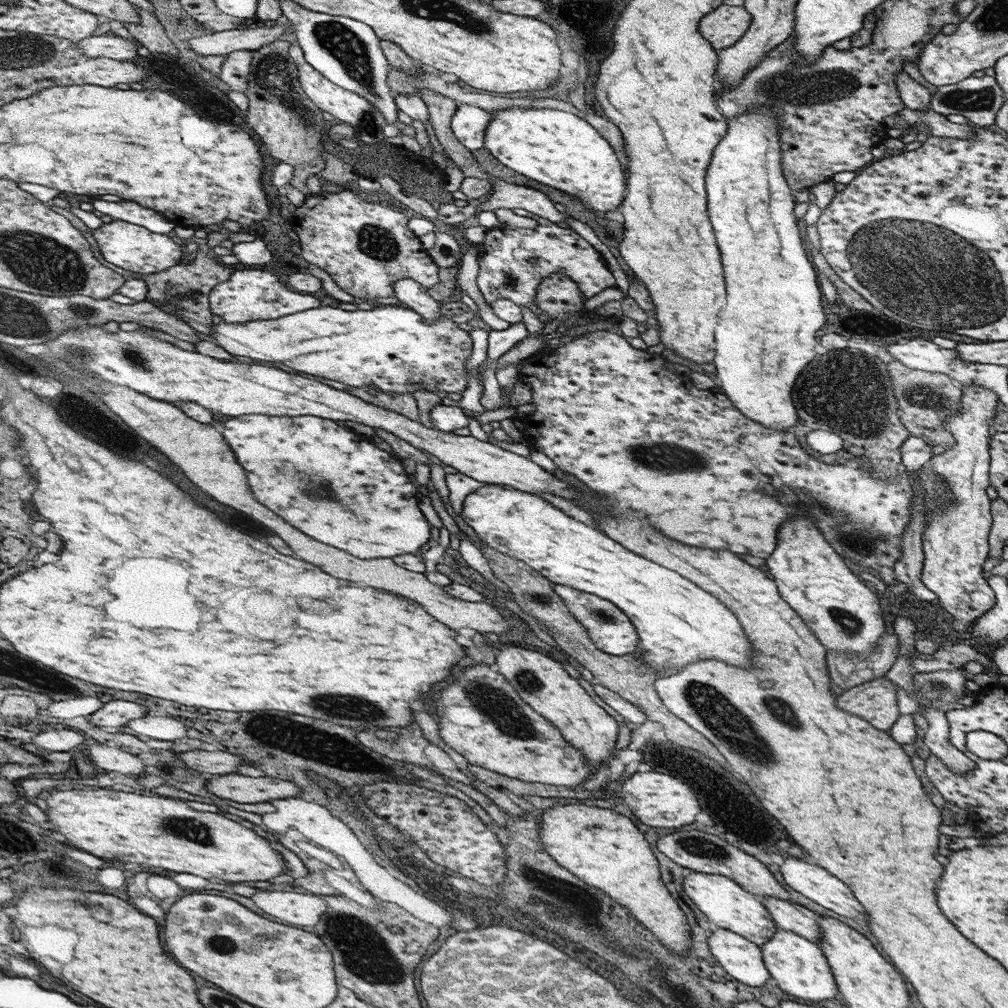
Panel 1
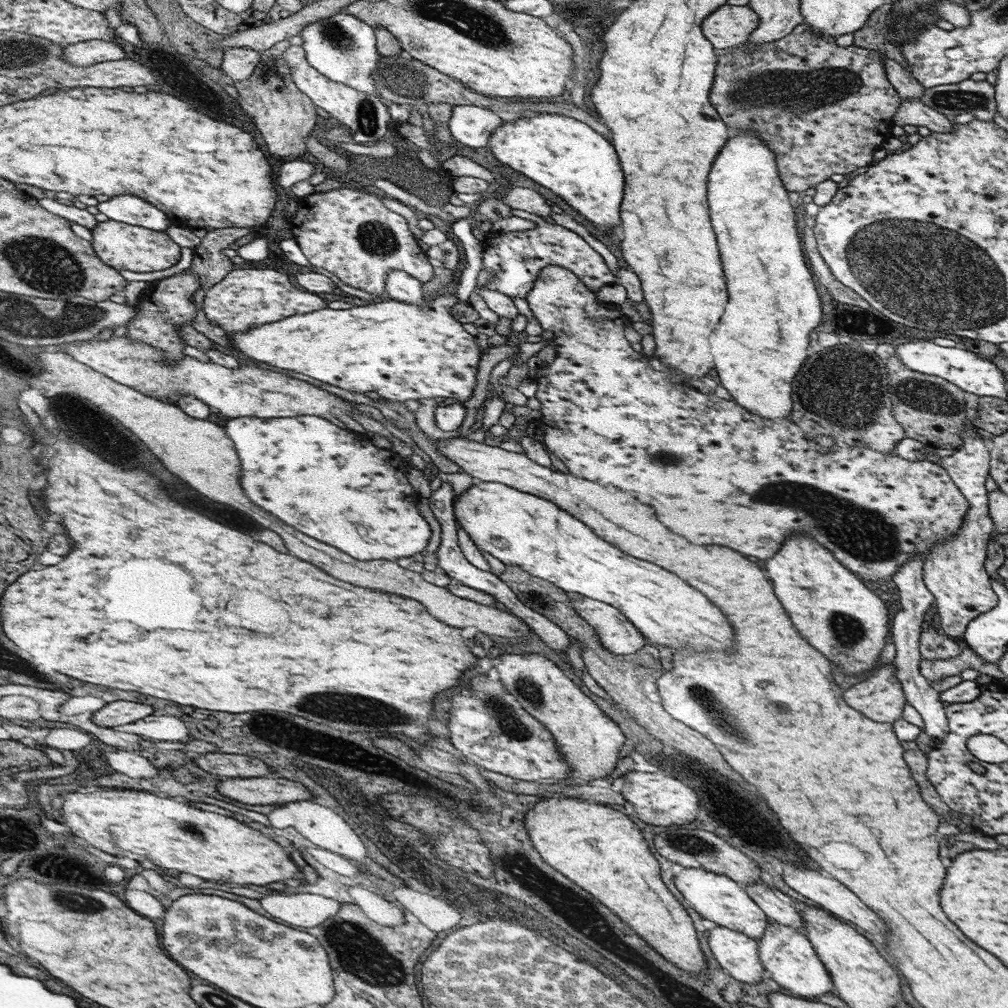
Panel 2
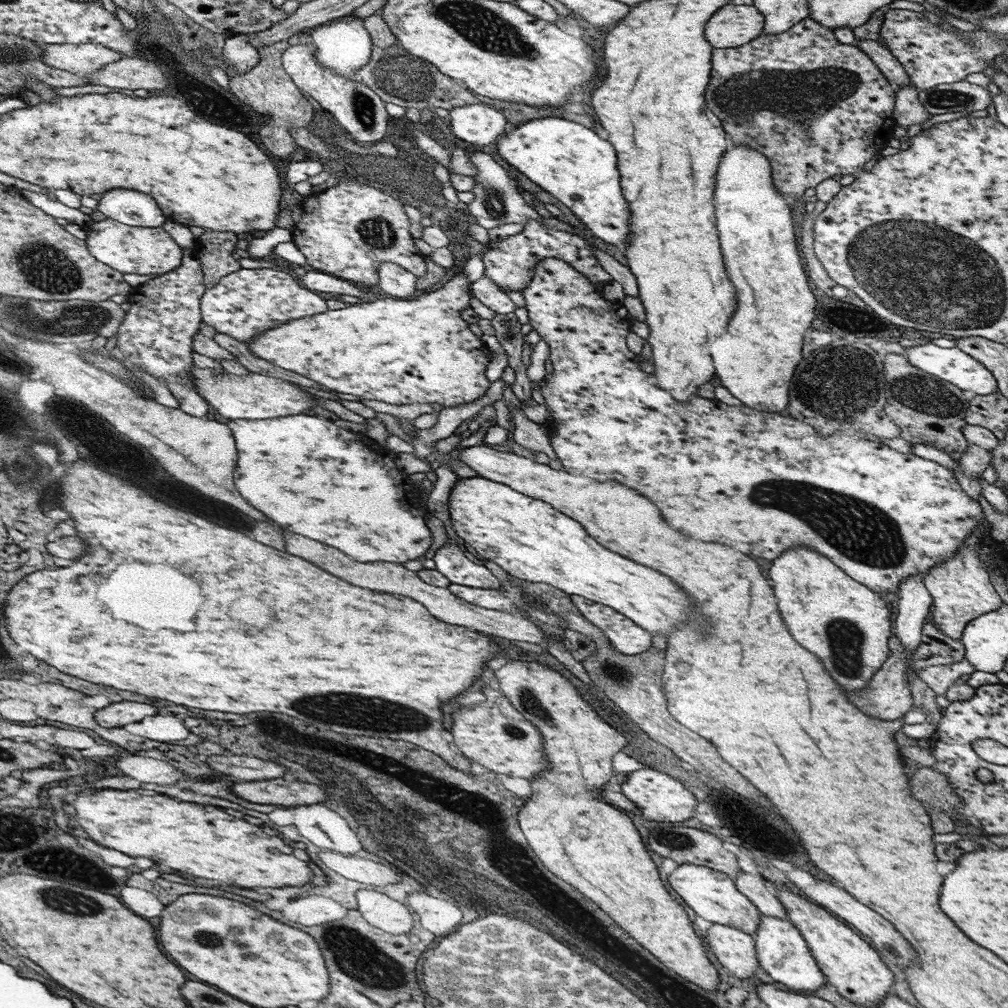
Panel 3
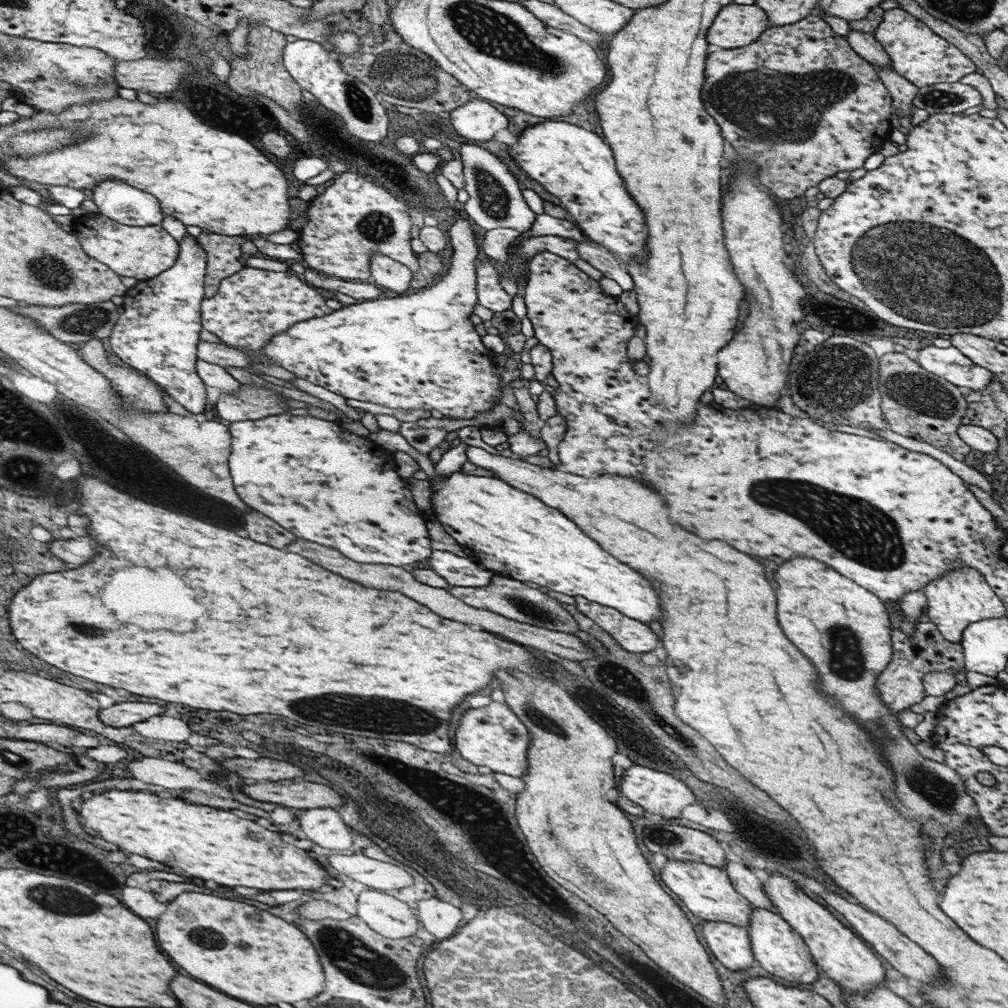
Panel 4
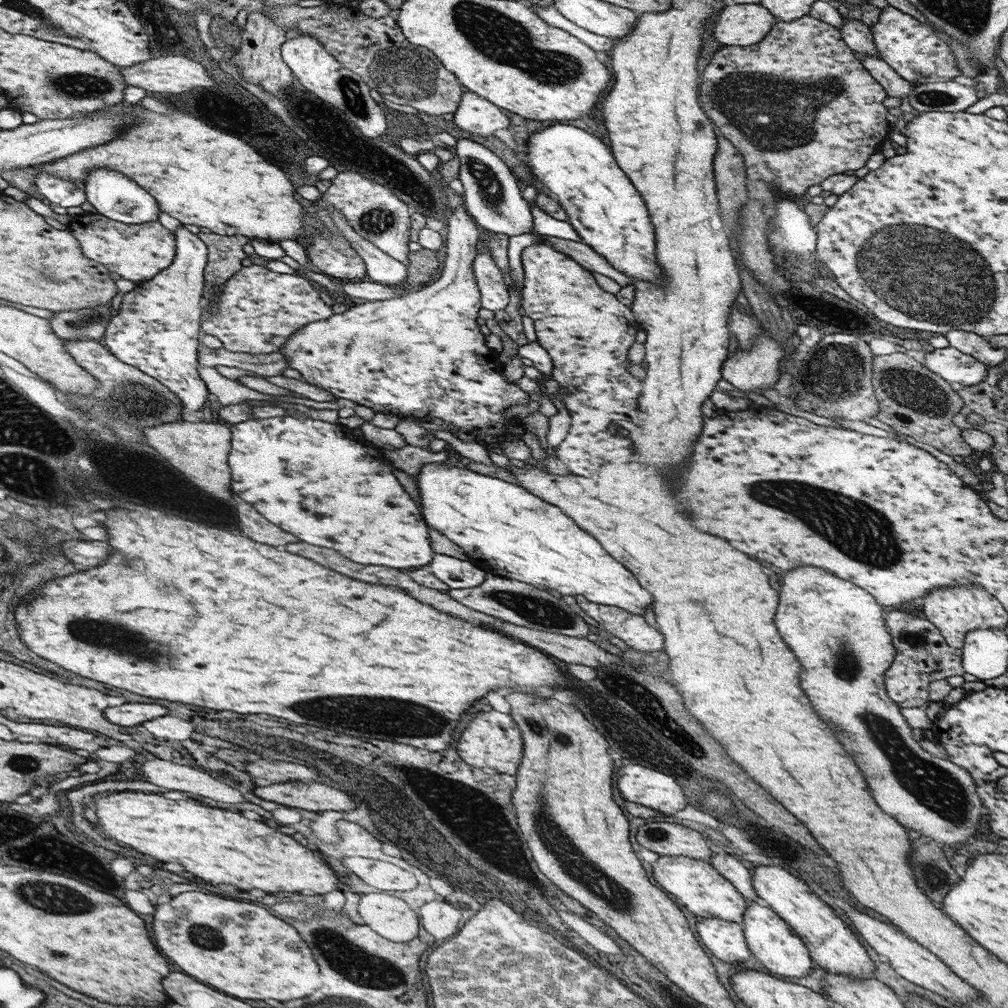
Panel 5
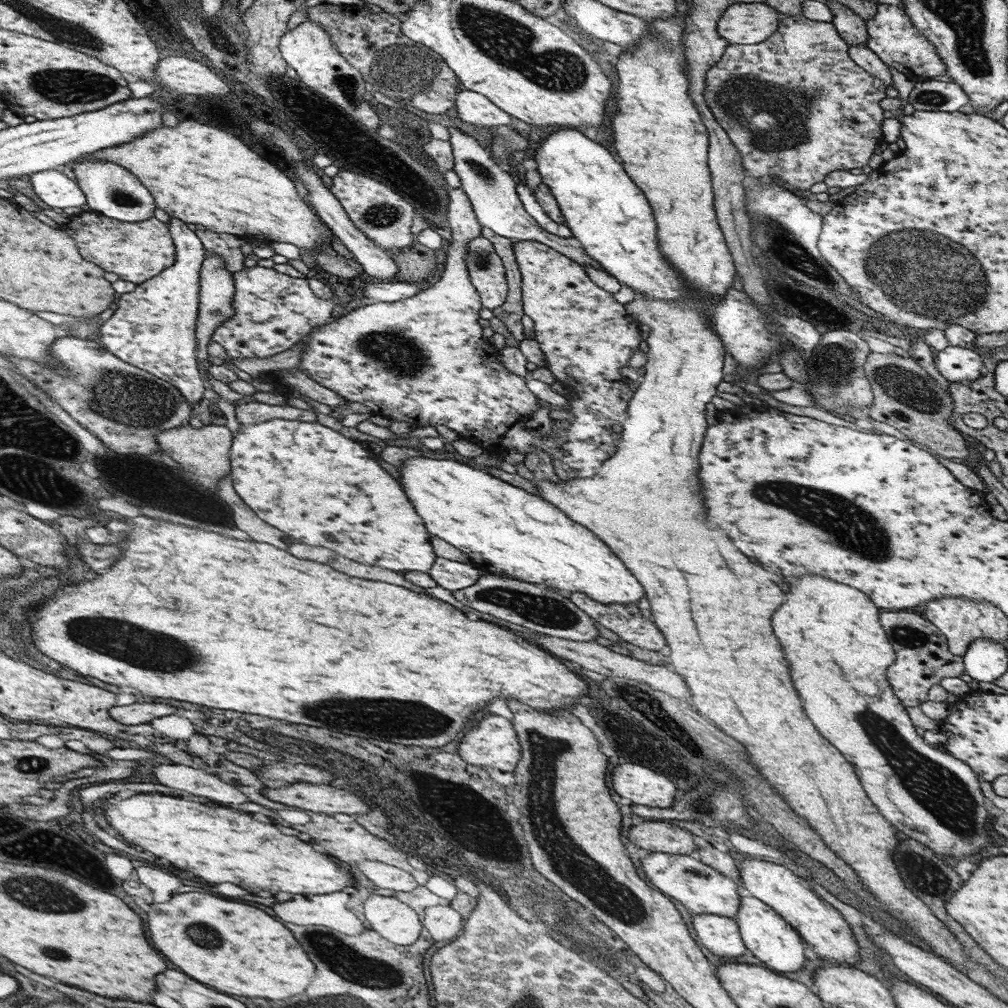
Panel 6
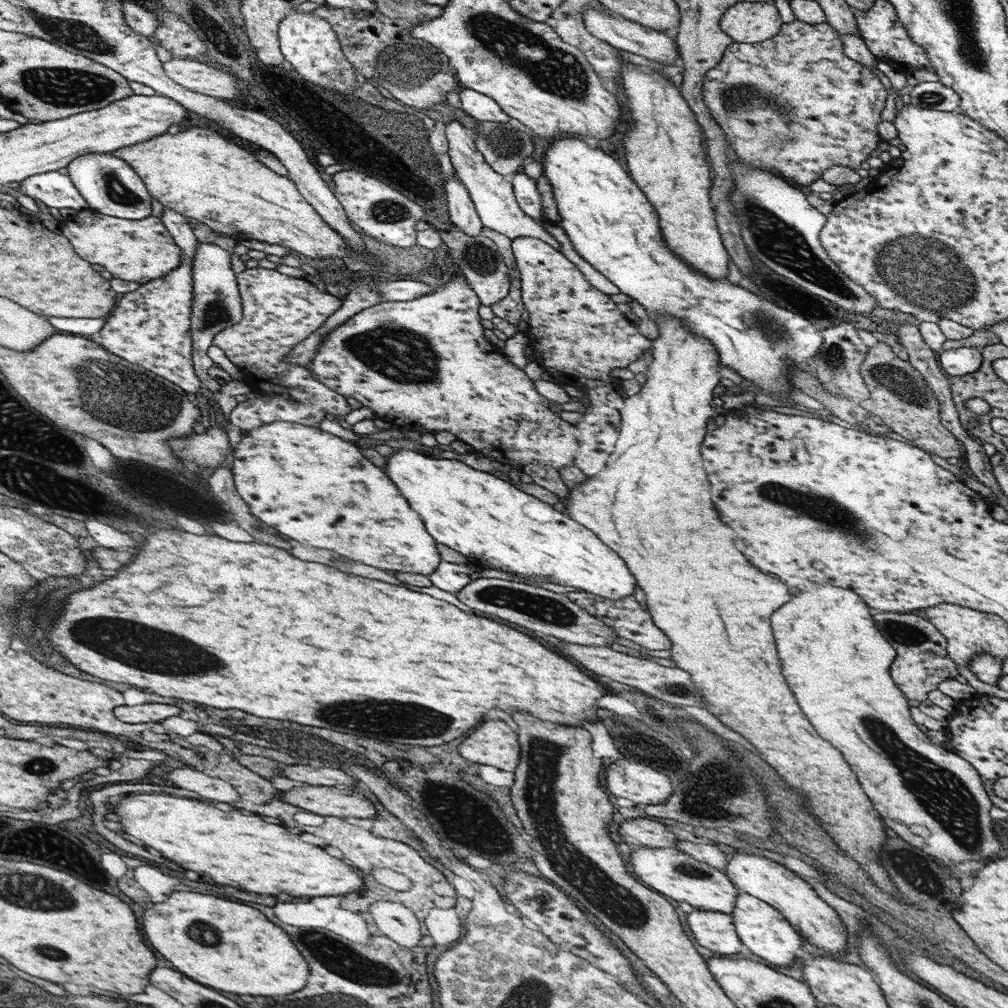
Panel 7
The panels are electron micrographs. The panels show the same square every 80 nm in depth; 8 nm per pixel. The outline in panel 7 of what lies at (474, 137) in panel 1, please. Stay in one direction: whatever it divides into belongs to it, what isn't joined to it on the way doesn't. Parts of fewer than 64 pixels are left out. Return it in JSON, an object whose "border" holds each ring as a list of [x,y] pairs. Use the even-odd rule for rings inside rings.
{"border":[[[459,88],[460,106],[464,112],[468,112],[472,118],[480,121],[509,122],[510,116],[503,108],[496,104],[491,97],[474,90]]]}

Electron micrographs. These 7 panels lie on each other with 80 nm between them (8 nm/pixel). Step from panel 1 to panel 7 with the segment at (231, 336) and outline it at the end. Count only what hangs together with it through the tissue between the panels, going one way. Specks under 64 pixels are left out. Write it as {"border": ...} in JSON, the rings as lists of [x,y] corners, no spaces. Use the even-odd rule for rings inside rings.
{"border":[[[456,172],[451,178],[446,178],[445,191],[447,194],[449,218],[453,224],[460,228],[462,234],[468,234],[468,236],[480,234],[483,223],[480,220],[470,193],[466,191],[463,182]],[[456,273],[455,275],[456,277],[452,281],[448,281],[448,283],[437,288],[432,294],[427,294],[426,296],[416,298],[416,300],[409,300],[408,302],[384,300],[380,304],[362,310],[352,316],[352,318],[349,318],[342,326],[338,326],[333,332],[327,334],[325,340],[317,348],[315,357],[309,364],[313,376],[320,380],[320,382],[328,385],[328,388],[335,389],[336,392],[344,396],[355,398],[364,406],[372,408],[376,416],[391,422],[393,426],[402,428],[410,434],[418,432],[421,429],[430,430],[433,433],[438,431],[451,432],[456,437],[456,440],[466,442],[466,444],[470,445],[474,449],[475,455],[519,469],[526,467],[528,464],[546,464],[552,466],[557,471],[564,467],[570,467],[574,463],[574,459],[576,459],[578,444],[582,440],[579,428],[564,421],[558,414],[554,414],[550,410],[550,402],[534,388],[534,382],[524,374],[524,369],[518,368],[506,356],[500,356],[500,352],[494,350],[494,346],[484,336],[484,328],[480,324],[478,308],[480,308],[481,300],[479,299],[479,295],[467,283],[463,274]]]}

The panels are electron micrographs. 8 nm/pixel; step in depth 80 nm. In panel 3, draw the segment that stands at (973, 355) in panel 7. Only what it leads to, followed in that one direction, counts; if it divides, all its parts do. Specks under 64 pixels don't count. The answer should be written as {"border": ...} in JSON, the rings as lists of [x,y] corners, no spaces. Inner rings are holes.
{"border":[[[922,341],[914,348],[906,348],[905,356],[912,366],[947,380],[962,390],[972,390],[977,395],[987,395],[999,391],[995,376],[978,359],[962,352],[957,346],[940,348],[933,342]]]}

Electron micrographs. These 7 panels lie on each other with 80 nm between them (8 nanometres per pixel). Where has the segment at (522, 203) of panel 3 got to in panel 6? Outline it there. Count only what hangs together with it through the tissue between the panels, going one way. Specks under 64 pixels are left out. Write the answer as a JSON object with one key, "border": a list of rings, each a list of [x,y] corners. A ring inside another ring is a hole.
{"border":[[[448,127],[450,133],[449,143],[453,152],[453,170],[461,180],[461,189],[471,199],[472,208],[481,225],[496,232],[503,238],[515,241],[534,240],[546,244],[564,256],[571,257],[573,261],[579,261],[581,265],[590,265],[602,269],[601,264],[592,260],[580,246],[580,242],[563,238],[547,232],[541,227],[533,216],[530,216],[523,207],[522,201],[516,192],[516,182],[512,175],[501,169],[490,156],[489,149],[478,147],[477,140],[458,128]]]}

